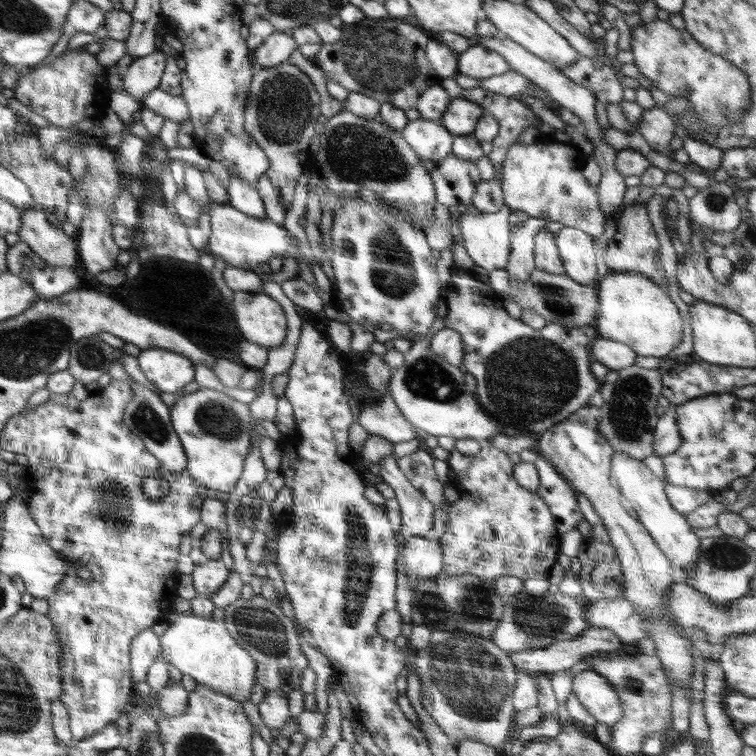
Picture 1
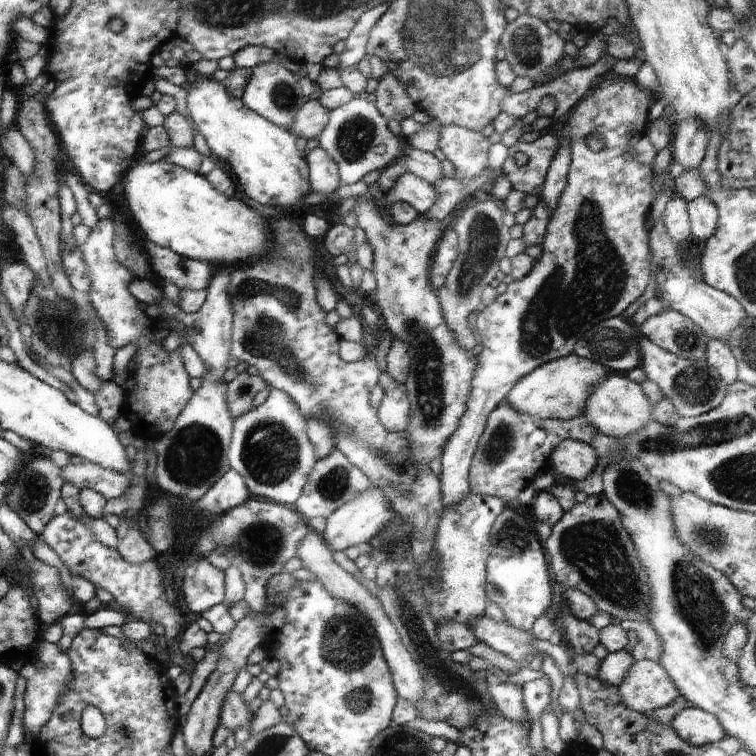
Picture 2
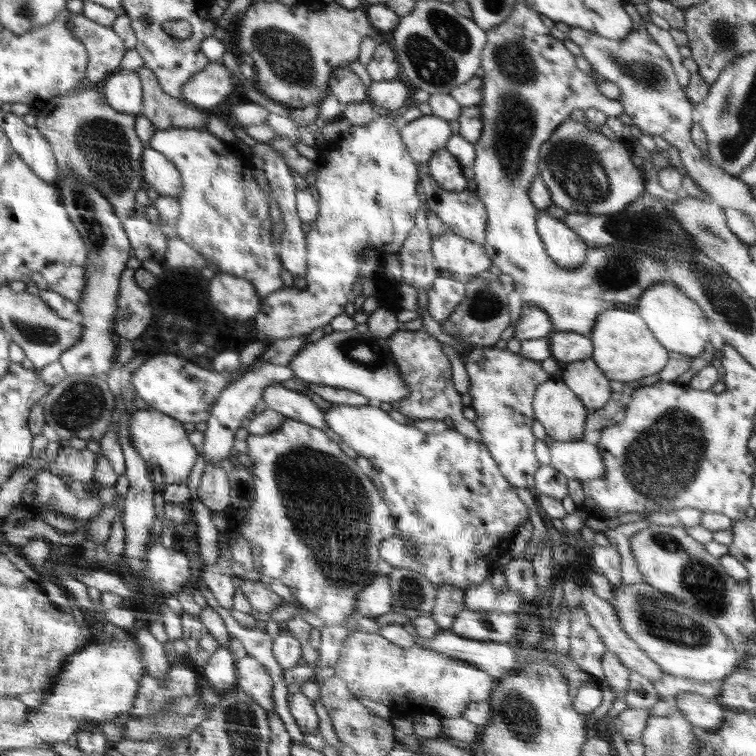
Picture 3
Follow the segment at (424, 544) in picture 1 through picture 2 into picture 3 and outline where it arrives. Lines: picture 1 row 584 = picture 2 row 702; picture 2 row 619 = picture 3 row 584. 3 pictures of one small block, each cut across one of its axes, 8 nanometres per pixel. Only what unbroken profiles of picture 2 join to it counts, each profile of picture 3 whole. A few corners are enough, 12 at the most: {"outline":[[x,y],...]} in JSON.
{"outline":[[385,575],[371,582],[355,599],[357,616],[377,618],[395,612]]}

